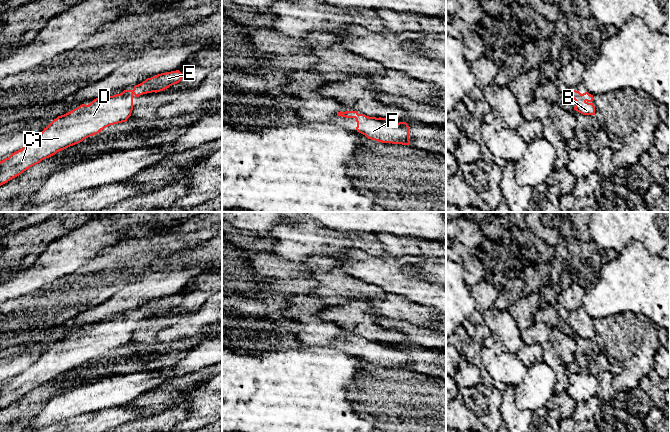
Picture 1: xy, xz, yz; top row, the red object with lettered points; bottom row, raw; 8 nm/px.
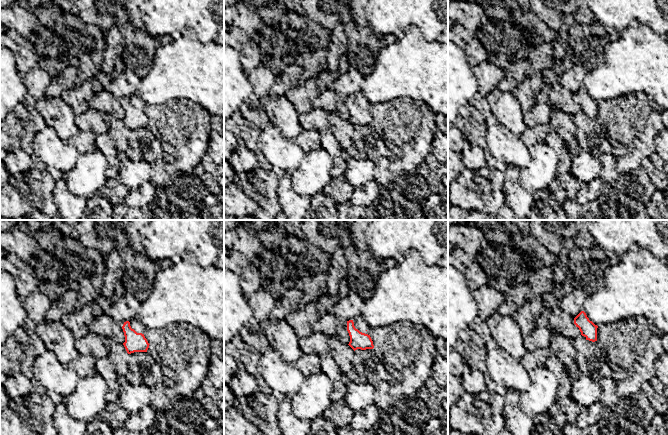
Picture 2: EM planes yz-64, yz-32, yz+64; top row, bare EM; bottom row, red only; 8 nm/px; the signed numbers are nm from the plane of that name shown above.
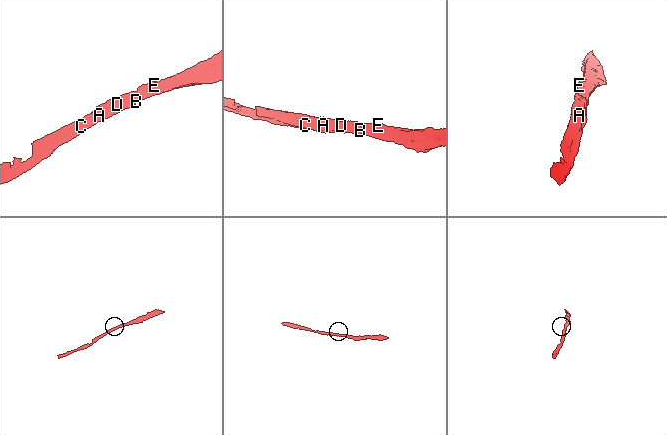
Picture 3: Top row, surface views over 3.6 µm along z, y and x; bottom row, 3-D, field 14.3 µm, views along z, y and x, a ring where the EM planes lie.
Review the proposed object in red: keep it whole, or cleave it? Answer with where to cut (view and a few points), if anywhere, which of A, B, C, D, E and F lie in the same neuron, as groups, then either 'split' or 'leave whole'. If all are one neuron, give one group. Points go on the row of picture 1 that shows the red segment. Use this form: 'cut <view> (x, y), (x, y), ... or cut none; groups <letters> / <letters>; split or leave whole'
cut none; groups A B C D E F; leave whole

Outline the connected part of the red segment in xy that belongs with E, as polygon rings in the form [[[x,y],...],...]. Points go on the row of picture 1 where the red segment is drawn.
[[[179,70],[161,73],[135,85],[133,90],[127,89],[120,94],[96,98],[88,105],[82,104],[72,111],[58,116],[27,146],[0,161],[0,186],[19,176],[42,160],[55,155],[57,152],[78,144],[90,136],[98,134],[104,128],[126,122],[133,110],[134,95],[139,97],[147,93],[157,93],[179,83],[181,80],[182,73]]]

